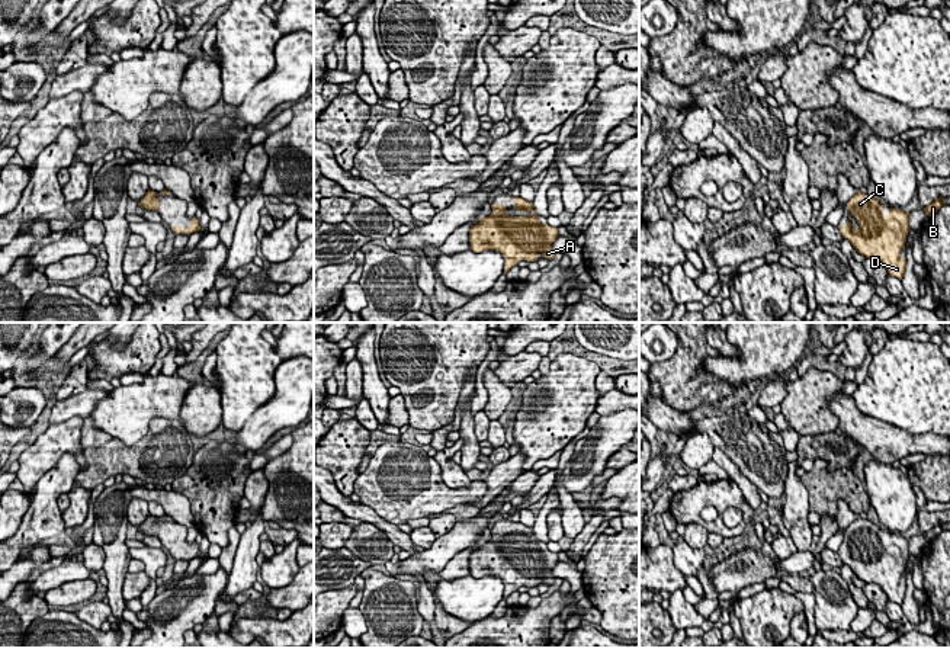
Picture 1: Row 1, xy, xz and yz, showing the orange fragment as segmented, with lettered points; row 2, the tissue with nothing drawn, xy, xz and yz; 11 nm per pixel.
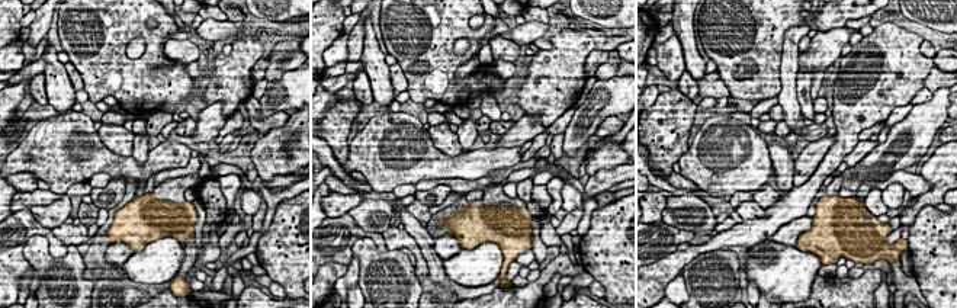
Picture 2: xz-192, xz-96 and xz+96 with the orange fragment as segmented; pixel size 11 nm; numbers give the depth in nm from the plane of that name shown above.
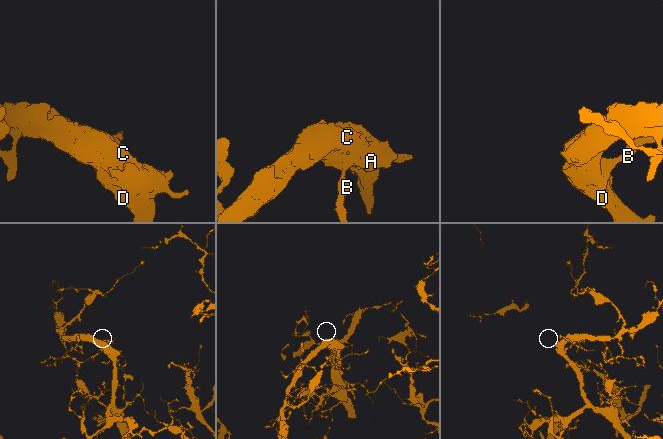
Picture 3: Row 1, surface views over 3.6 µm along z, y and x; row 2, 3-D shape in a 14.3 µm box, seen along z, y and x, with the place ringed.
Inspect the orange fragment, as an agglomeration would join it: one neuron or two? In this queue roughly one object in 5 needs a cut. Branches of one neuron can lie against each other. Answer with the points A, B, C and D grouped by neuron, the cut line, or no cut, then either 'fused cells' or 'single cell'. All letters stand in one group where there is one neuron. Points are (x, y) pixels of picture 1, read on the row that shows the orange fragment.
A B C D | no cut | single cell

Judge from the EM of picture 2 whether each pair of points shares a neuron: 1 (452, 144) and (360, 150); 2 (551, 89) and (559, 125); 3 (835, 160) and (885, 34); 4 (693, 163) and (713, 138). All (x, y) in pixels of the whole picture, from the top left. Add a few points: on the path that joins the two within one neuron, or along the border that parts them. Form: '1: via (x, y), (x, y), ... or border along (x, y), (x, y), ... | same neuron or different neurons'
1: border along (426, 130), (439, 150), (449, 156), (461, 154) | different neurons
2: border along (572, 105), (546, 128) | different neurons
3: via (848, 128), (850, 119), (889, 80), (889, 66) | same neuron
4: via (696, 157), (707, 144) | same neuron

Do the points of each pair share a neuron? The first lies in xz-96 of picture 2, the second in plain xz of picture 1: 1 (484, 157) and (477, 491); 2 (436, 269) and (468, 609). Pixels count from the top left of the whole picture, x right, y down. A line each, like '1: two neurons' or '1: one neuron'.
1: one neuron
2: two neurons

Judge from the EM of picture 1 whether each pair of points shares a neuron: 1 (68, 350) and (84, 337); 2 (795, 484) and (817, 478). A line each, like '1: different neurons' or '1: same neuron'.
1: same neuron
2: different neurons

